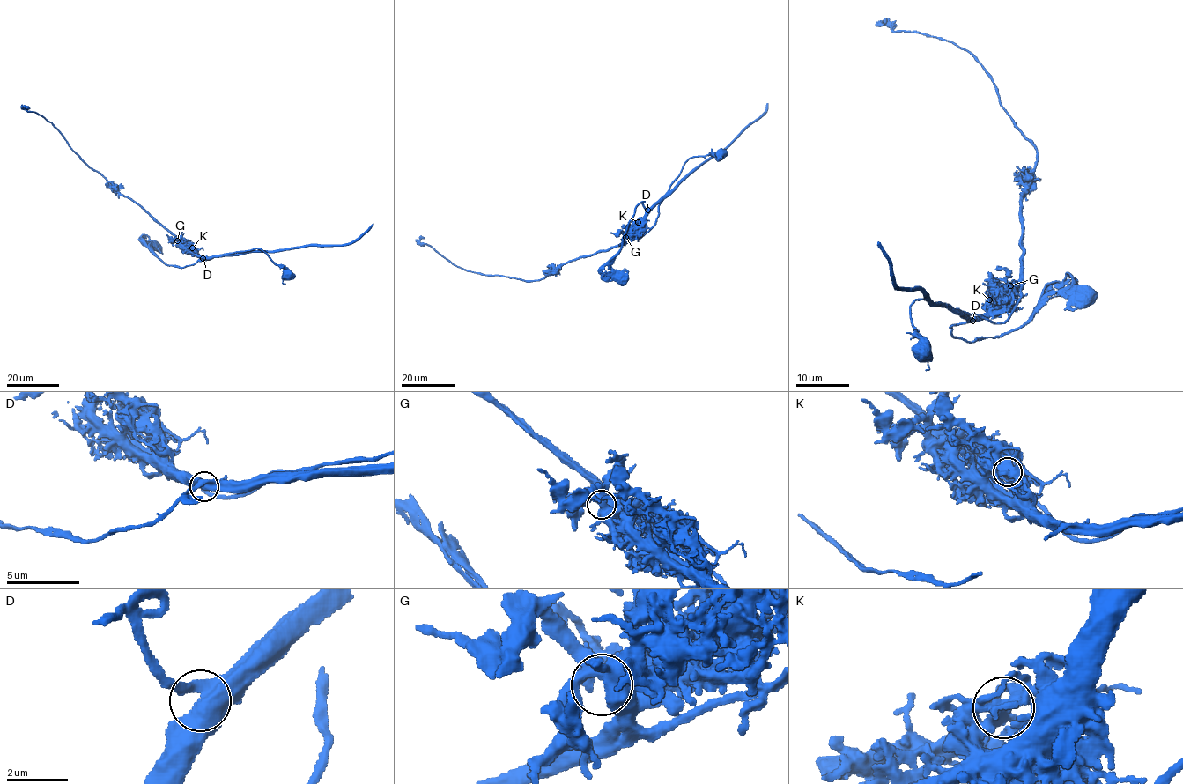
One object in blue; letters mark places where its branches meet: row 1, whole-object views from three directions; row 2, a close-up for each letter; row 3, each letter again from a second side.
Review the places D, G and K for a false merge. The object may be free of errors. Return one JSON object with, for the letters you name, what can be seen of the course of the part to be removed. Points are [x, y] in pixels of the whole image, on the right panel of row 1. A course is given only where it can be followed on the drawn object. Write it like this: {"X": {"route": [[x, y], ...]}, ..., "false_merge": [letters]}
{"K": {"route": [[989, 299], [993, 290], [1012, 291], [1022, 272], [1020, 196], [1035, 147], [972, 55], [949, 40], [881, 25]]}, "false_merge": ["K"]}

